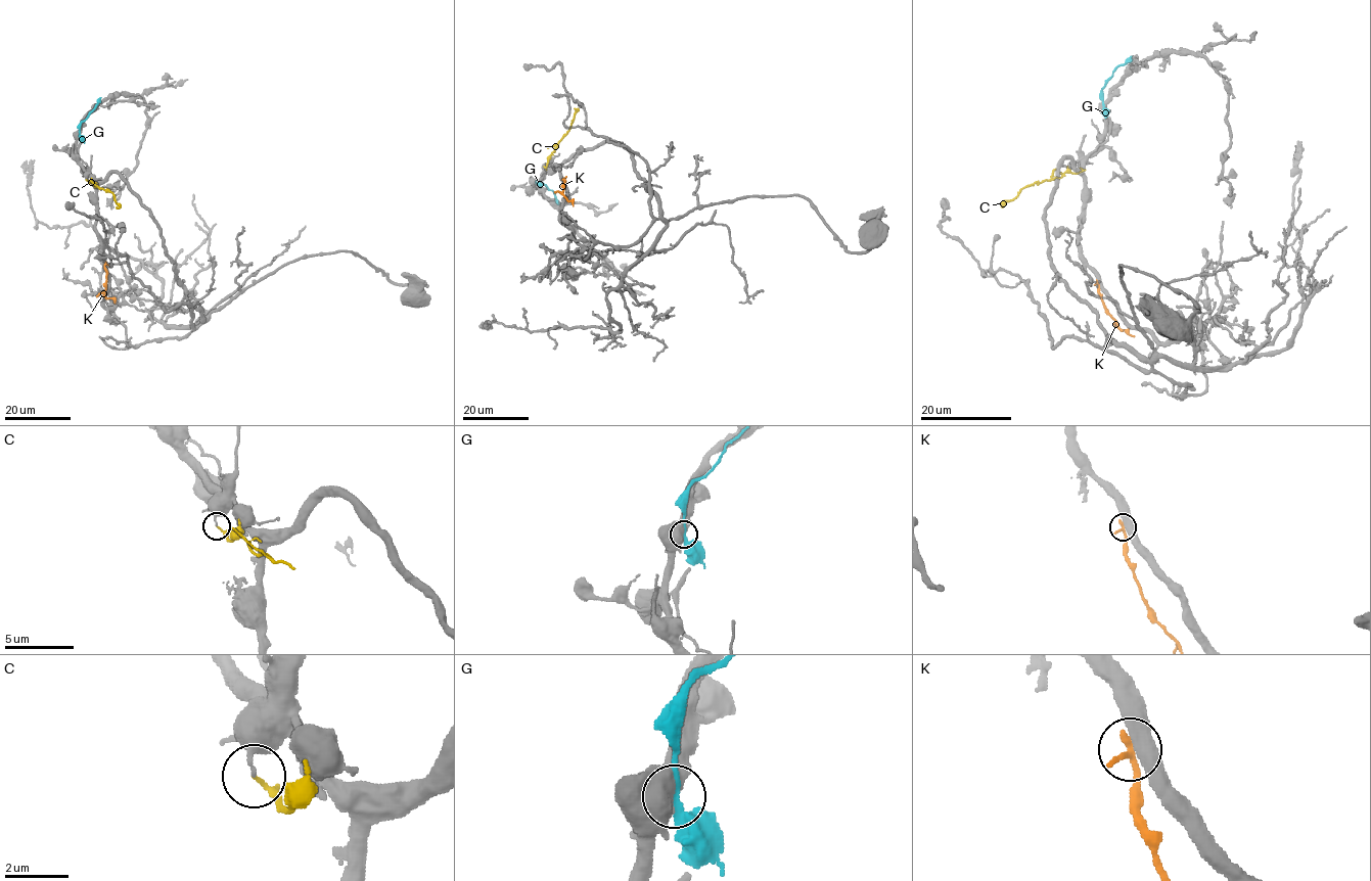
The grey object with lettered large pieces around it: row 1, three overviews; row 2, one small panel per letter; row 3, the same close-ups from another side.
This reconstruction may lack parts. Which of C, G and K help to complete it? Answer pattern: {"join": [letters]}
{"join": []}

